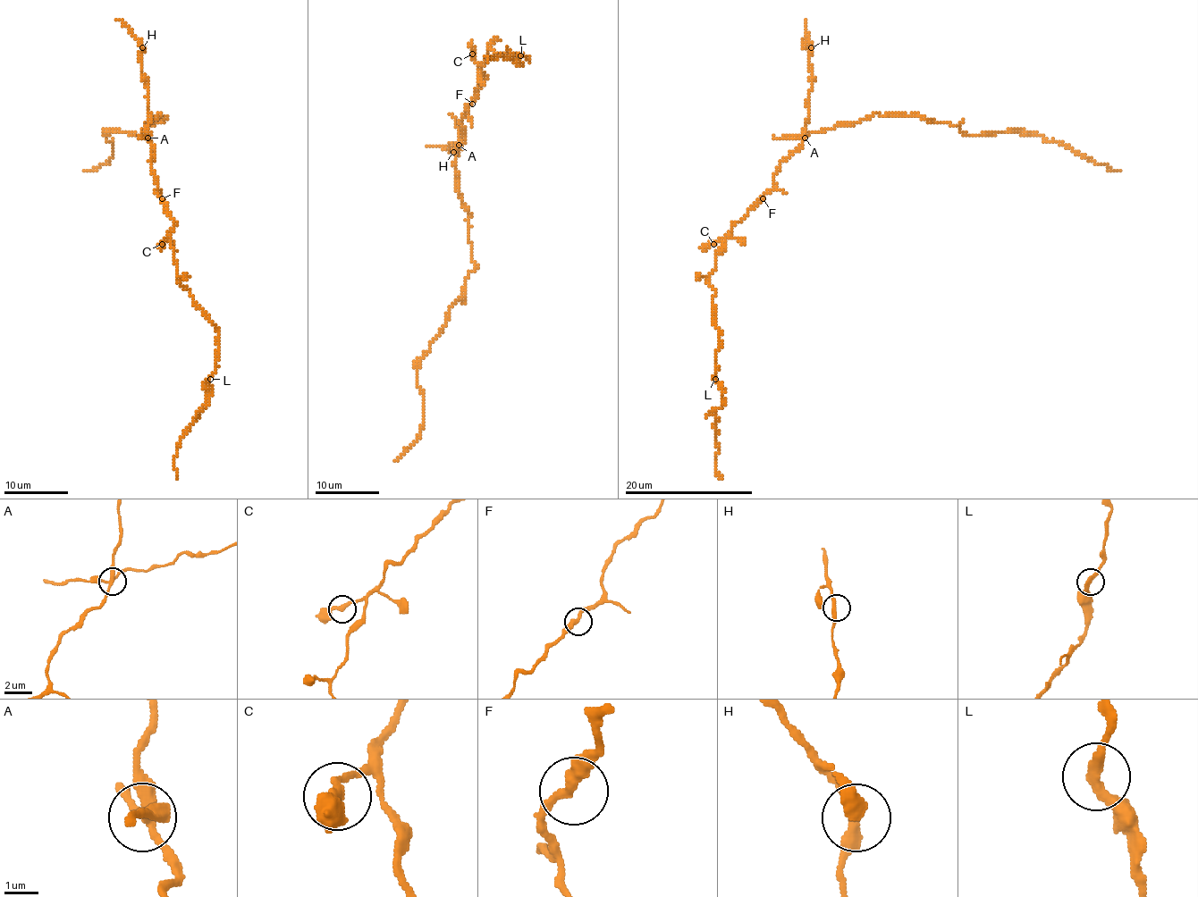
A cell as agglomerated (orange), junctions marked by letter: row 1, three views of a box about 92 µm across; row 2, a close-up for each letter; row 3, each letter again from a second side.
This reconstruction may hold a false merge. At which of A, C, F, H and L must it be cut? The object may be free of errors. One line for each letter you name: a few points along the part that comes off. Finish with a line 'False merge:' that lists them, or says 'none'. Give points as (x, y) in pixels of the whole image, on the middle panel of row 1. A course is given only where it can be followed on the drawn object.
A: Course of the part to remove: (458, 146), (458, 194), (471, 214), (474, 269), (443, 330), (419, 360), (424, 424), (395, 462)
False merge: A

